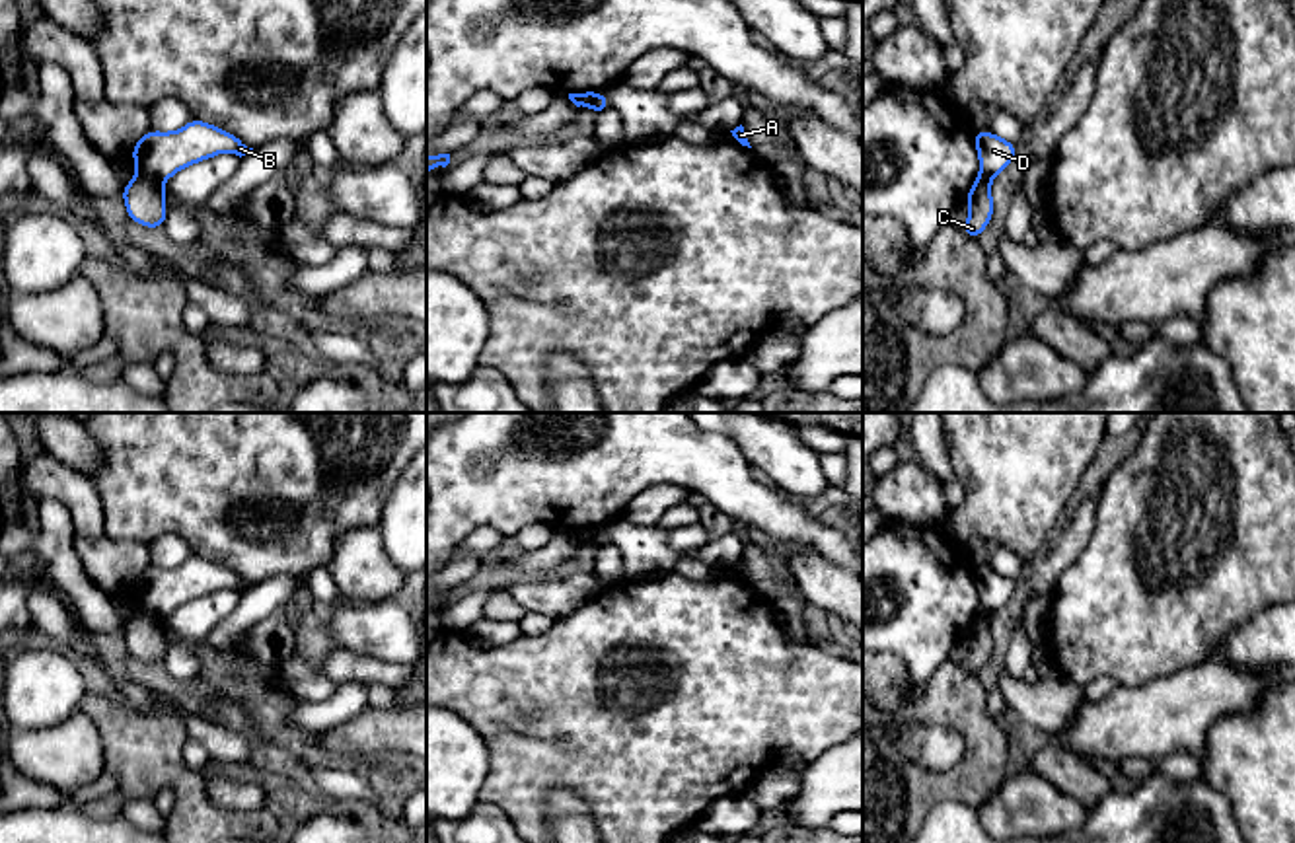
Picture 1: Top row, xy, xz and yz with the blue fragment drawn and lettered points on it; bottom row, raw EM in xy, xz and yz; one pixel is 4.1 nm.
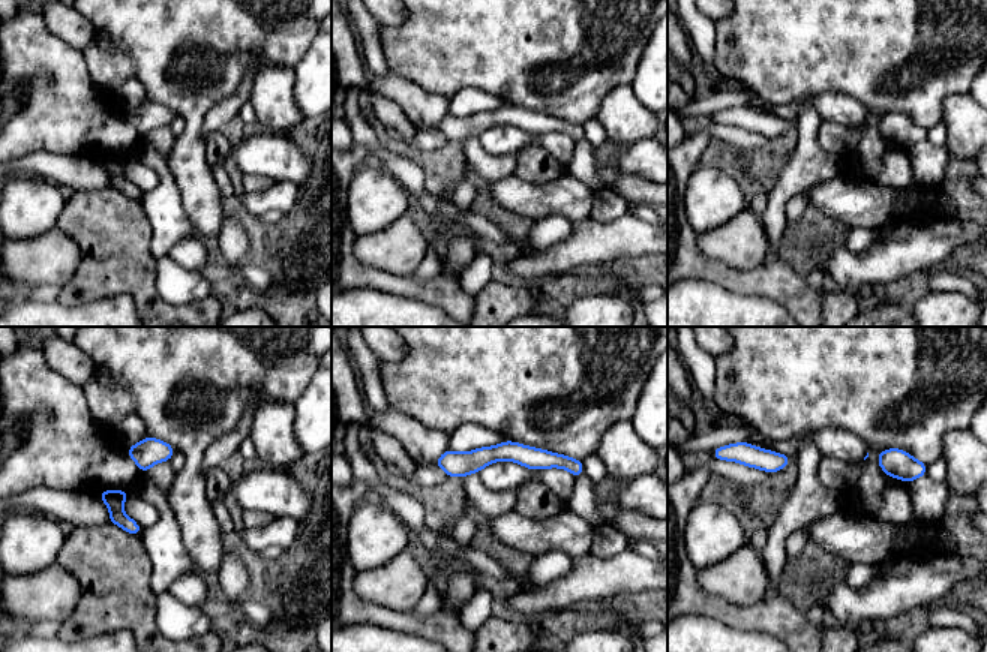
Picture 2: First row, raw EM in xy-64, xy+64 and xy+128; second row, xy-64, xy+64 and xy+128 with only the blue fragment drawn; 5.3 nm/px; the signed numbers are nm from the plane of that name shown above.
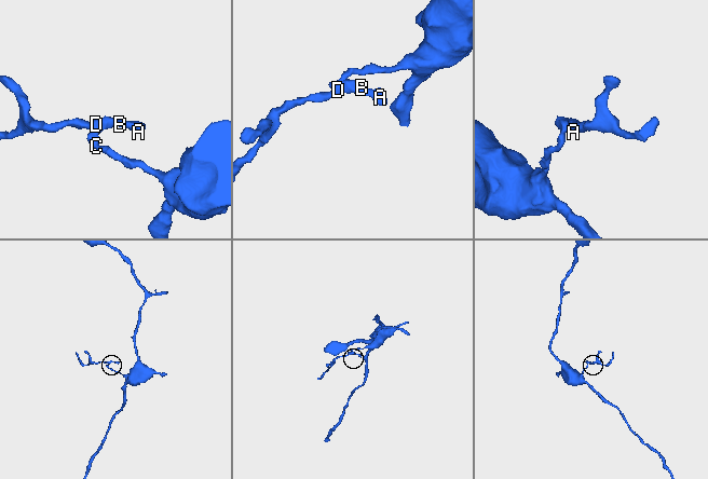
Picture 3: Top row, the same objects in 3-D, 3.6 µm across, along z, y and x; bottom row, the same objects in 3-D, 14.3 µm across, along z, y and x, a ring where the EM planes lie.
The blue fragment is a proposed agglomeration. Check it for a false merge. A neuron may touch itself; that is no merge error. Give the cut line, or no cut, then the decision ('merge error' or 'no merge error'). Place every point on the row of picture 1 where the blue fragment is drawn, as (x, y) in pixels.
cut in xy along (139, 170), (160, 182); merge error

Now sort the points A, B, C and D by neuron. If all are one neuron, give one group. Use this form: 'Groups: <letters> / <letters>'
Groups: A B D / C

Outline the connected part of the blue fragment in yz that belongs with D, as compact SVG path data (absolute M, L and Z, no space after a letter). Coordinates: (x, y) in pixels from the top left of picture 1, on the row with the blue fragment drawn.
M976 130L974 144L980 156L980 173L987 177L1005 171L1017 156L1017 144L999 138L989 130Z

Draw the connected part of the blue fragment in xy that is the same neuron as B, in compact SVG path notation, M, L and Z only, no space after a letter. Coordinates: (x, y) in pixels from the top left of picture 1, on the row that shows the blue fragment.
M193 119L175 132L148 130L132 148L136 169L160 181L169 179L179 169L208 160L222 152L245 156L247 148L238 136Z

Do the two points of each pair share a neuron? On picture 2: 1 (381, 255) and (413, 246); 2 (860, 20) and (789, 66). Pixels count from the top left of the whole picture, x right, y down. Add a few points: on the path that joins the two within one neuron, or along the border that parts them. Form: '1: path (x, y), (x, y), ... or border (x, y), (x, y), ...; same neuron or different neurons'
1: path (389, 249), (405, 246); same neuron
2: path (842, 20), (836, 20), (807, 48); same neuron

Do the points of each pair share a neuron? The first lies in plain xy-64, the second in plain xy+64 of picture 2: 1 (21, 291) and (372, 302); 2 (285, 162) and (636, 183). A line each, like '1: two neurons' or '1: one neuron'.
1: two neurons
2: two neurons

